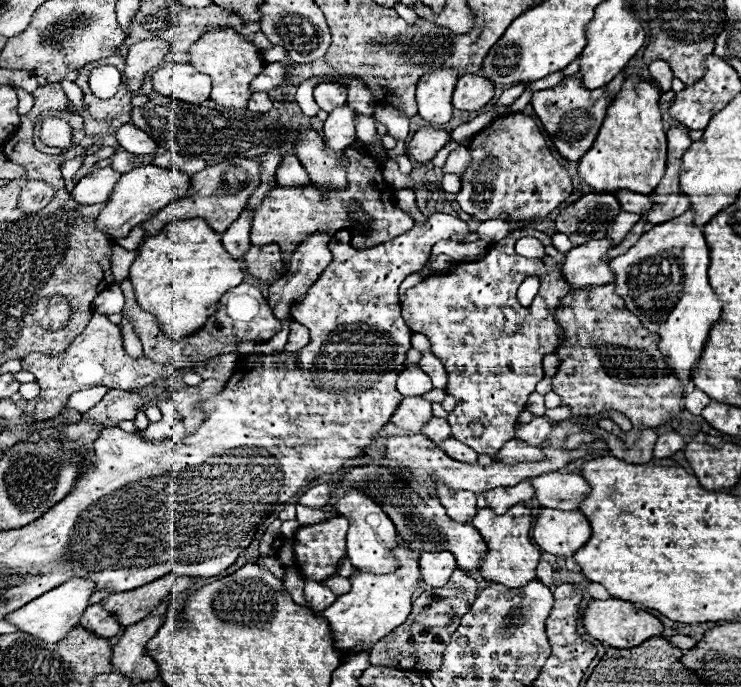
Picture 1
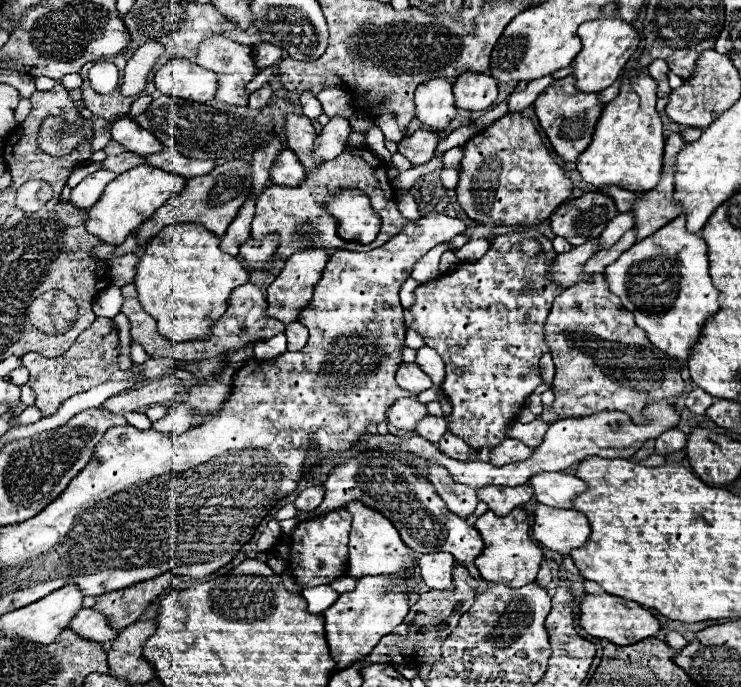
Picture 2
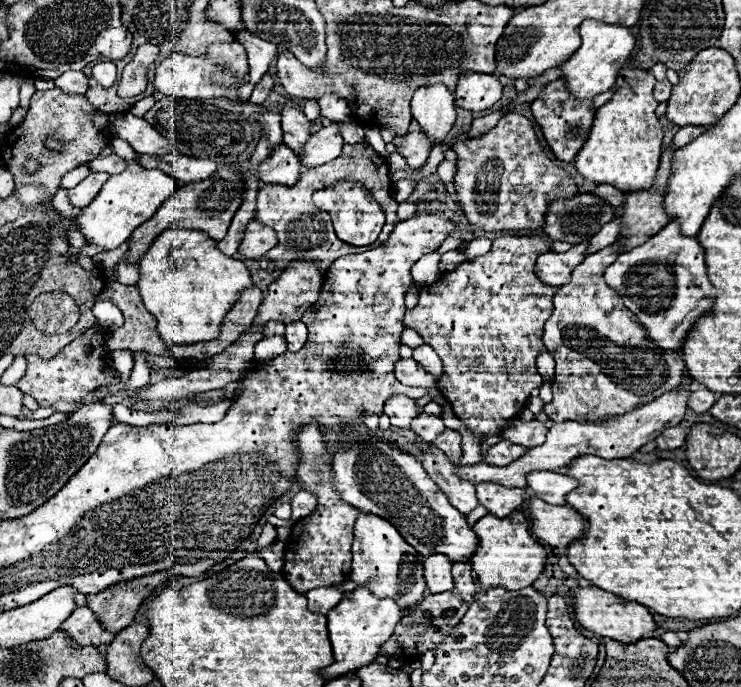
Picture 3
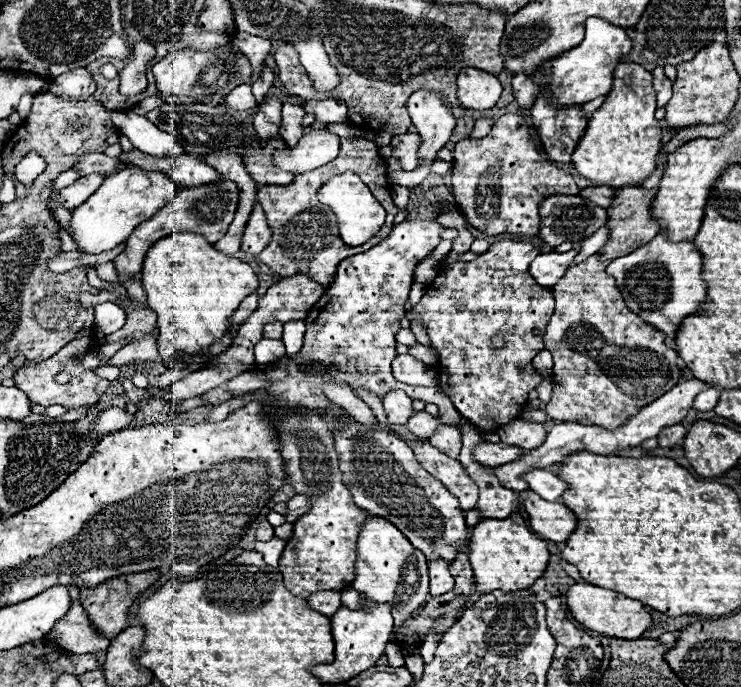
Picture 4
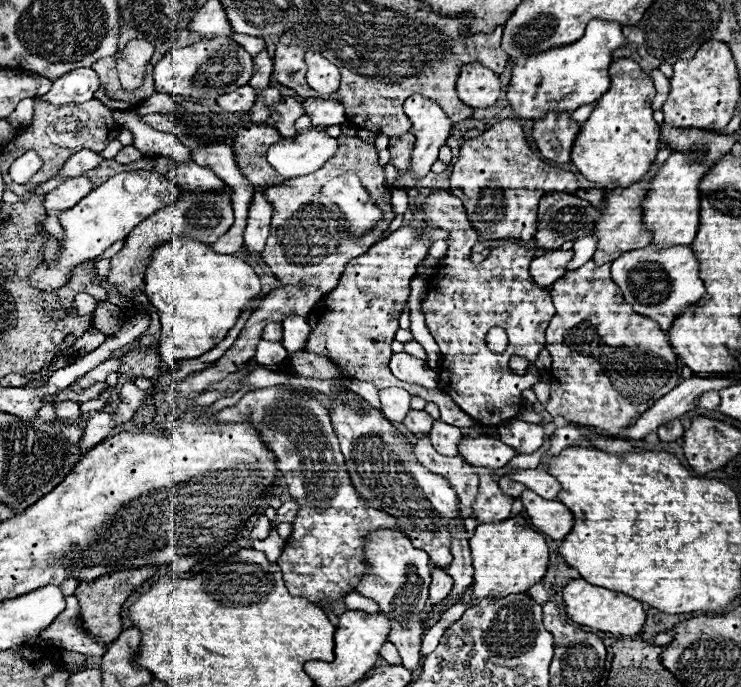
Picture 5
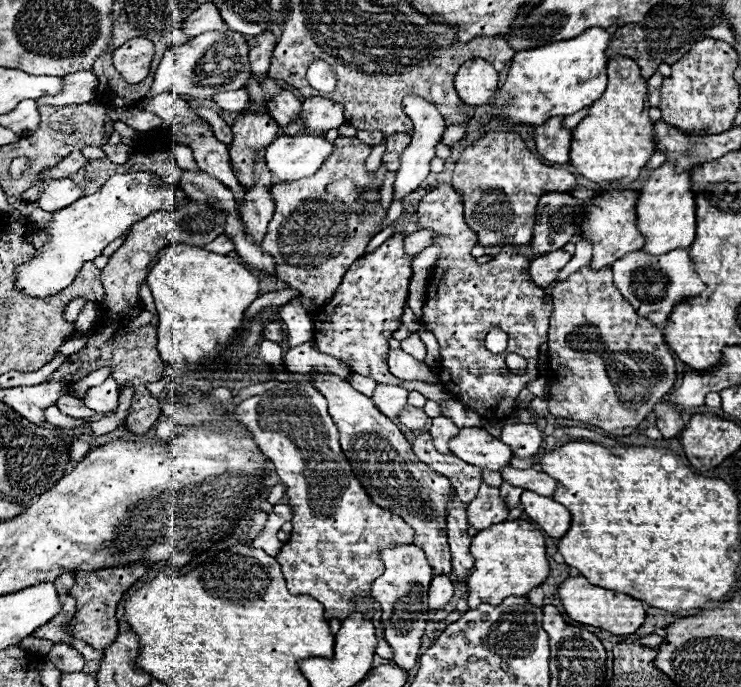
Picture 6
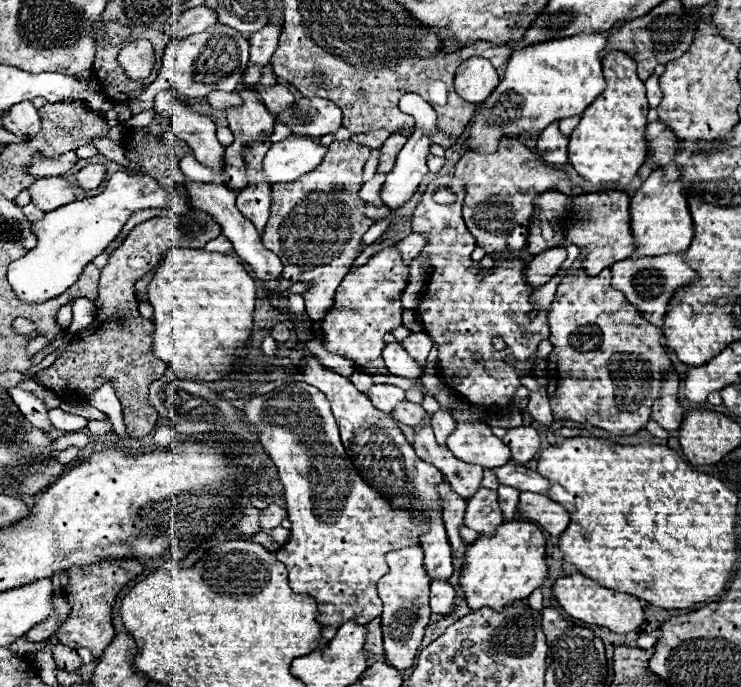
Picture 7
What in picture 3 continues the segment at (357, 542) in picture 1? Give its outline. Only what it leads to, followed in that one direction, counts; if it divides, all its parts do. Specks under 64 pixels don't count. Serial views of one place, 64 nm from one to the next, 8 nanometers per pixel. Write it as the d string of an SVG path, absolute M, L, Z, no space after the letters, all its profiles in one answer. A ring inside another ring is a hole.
M358 512L356 524L354 524L354 540L352 540L352 570L350 570L350 578L356 584L366 584L368 588L372 588L372 592L376 596L396 596L396 600L400 600L402 608L410 610L418 604L418 600L422 600L424 596L424 570L420 560L424 558L422 554L414 556L416 550L406 544L406 540L400 536L400 532L384 518L376 516L376 514L366 514L366 512ZM404 568L404 586L400 586L400 572Z

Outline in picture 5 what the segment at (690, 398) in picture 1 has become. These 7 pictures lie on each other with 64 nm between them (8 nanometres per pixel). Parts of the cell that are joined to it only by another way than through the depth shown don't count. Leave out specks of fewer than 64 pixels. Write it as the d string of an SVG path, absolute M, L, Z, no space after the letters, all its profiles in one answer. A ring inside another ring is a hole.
M706 392L698 400L698 406L704 408L704 410L716 410L718 404L720 404L720 394L718 392Z

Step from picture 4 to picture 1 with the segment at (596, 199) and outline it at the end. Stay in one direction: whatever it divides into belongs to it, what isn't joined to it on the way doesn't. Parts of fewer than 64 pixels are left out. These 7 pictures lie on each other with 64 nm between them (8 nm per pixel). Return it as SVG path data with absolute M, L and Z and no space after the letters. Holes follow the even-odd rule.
M616 192L616 198L620 200L620 206L622 206L624 212L640 214L640 212L650 210L654 206L654 202L650 200L650 196L636 194L636 192Z

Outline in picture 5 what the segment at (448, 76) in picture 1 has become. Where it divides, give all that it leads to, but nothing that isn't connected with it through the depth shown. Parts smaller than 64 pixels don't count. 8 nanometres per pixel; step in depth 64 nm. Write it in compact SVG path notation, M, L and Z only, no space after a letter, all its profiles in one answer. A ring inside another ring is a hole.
M422 94L410 96L404 102L404 112L412 120L412 130L416 136L410 172L416 176L426 176L430 166L438 160L438 150L446 144L454 122L434 100Z

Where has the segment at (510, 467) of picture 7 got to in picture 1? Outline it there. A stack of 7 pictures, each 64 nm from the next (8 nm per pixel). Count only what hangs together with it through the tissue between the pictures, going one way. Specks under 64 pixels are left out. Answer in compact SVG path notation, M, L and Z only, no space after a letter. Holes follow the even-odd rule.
M546 472L532 480L536 488L536 498L544 508L574 512L580 508L582 500L590 494L590 484L580 474L566 472Z

